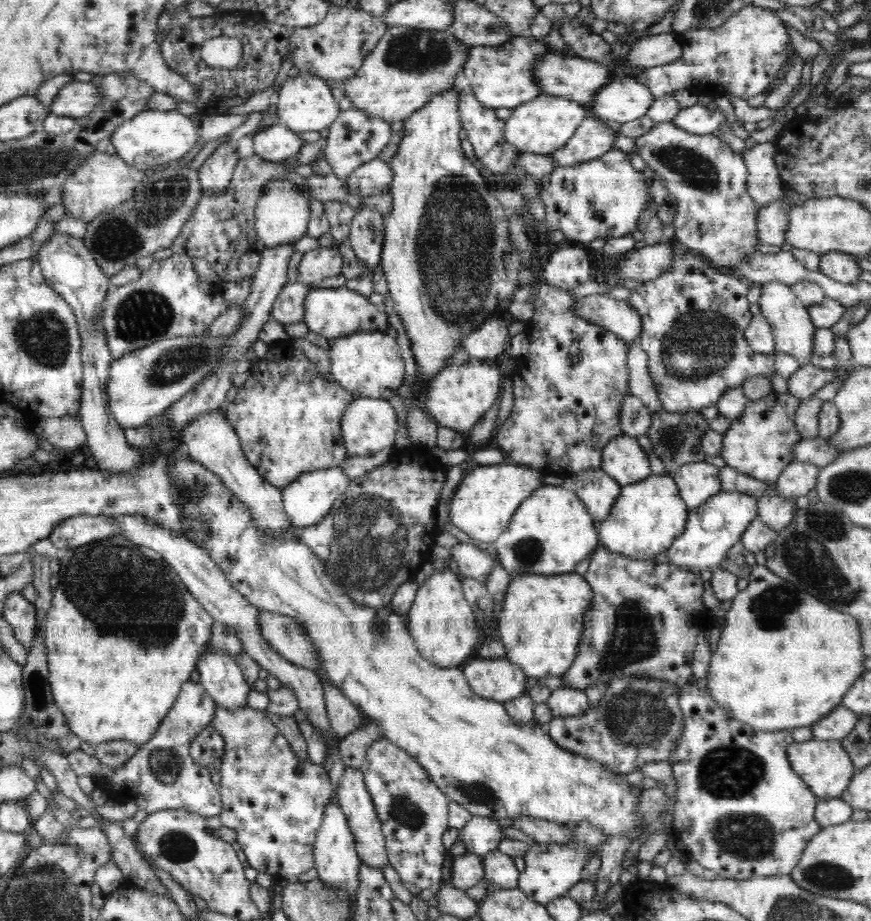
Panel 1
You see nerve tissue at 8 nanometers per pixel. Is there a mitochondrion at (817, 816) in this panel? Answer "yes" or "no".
no

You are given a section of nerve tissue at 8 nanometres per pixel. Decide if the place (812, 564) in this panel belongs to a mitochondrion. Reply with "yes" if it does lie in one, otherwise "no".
yes

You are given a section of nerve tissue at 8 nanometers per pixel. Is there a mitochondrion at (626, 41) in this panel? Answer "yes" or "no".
no

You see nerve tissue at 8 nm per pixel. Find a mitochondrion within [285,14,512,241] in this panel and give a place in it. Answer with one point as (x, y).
(410, 52)

